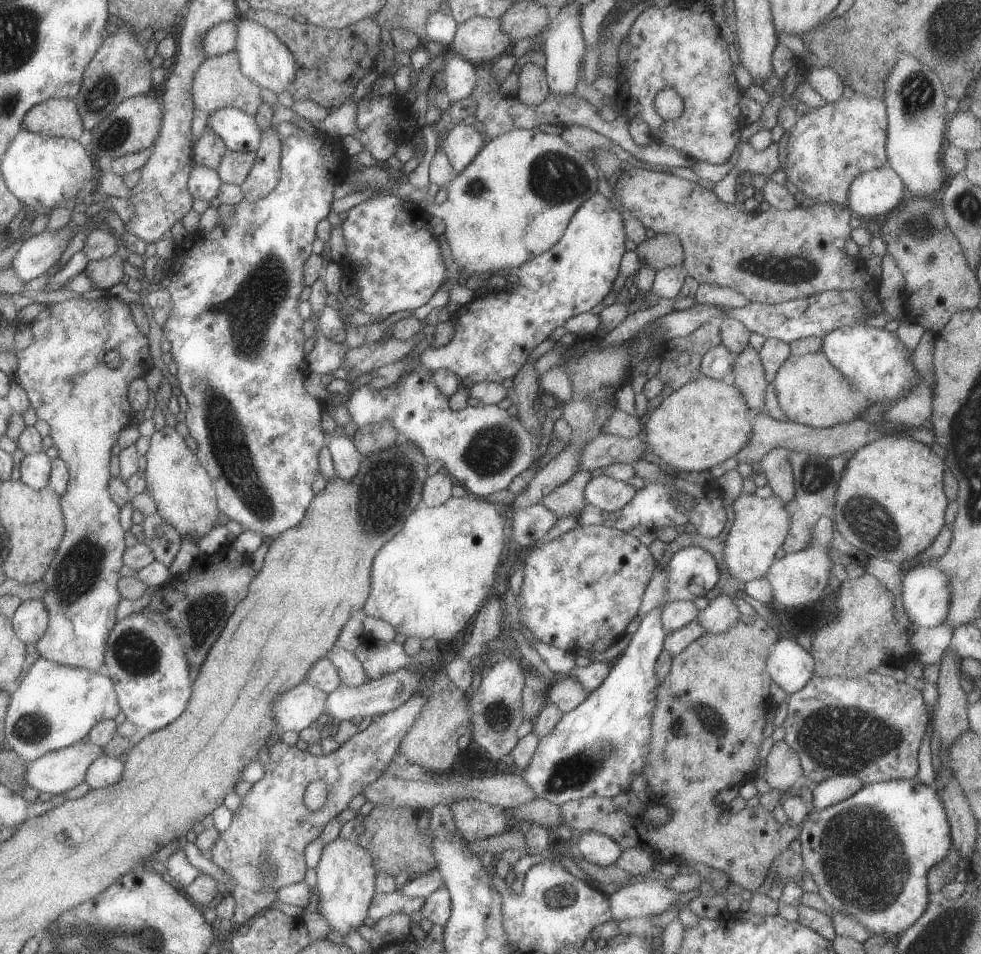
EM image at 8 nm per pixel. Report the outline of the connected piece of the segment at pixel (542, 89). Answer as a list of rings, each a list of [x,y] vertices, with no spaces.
[[[533,63],[522,66],[518,75],[519,90],[516,98],[525,105],[537,105],[545,101],[549,94],[543,67]]]

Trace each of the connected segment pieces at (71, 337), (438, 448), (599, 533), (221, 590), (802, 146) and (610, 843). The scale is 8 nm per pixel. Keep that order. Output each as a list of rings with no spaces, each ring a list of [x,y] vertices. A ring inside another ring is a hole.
[[[103,293],[103,296],[95,300],[85,300],[79,295],[70,294],[70,297],[65,301],[56,304],[49,304],[45,310],[41,310],[33,321],[29,324],[29,329],[33,335],[31,343],[24,350],[15,352],[17,358],[17,368],[12,378],[16,381],[21,389],[25,392],[30,406],[36,413],[37,419],[43,420],[49,427],[49,436],[53,441],[53,445],[57,449],[60,460],[68,469],[68,486],[65,493],[60,498],[60,508],[64,519],[64,534],[59,542],[57,551],[48,565],[47,571],[41,578],[42,582],[47,586],[45,590],[45,597],[41,600],[45,611],[48,613],[48,626],[43,634],[43,637],[36,643],[37,653],[39,657],[44,660],[52,661],[53,663],[67,666],[81,668],[93,673],[103,672],[104,653],[106,652],[107,638],[109,632],[113,629],[117,620],[115,618],[115,611],[118,602],[121,598],[118,592],[118,581],[120,580],[119,569],[122,567],[122,555],[126,546],[124,545],[124,531],[119,524],[120,509],[113,503],[109,497],[107,482],[109,481],[109,458],[111,458],[110,449],[113,443],[117,441],[119,431],[125,429],[132,422],[134,422],[134,414],[128,402],[128,387],[133,380],[144,377],[146,373],[153,367],[152,358],[149,356],[147,336],[143,336],[136,328],[133,316],[129,310],[128,304],[124,304],[118,298],[114,298],[108,293]],[[114,350],[117,352],[121,360],[116,368],[109,368],[103,357],[107,351]]]
[[[418,363],[413,364],[409,373],[401,374],[393,386],[387,384],[387,388],[377,392],[368,384],[359,387],[348,397],[344,407],[357,427],[389,419],[399,436],[416,445],[429,461],[441,462],[441,469],[454,483],[482,499],[507,489],[518,474],[525,475],[548,445],[541,429],[531,433],[522,426],[517,415],[509,416],[496,405],[479,404],[474,408],[467,405],[459,411],[451,410],[448,399],[434,386],[432,374]]]
[[[581,525],[575,526],[572,530],[565,532],[562,536],[554,540],[544,542],[531,550],[527,559],[523,562],[523,583],[519,595],[516,598],[519,609],[519,620],[531,634],[533,634],[533,642],[541,642],[542,644],[563,650],[569,654],[576,654],[580,650],[592,653],[603,653],[607,651],[615,642],[625,635],[627,624],[636,616],[640,603],[642,602],[642,595],[657,568],[656,561],[652,558],[647,547],[645,547],[639,540],[630,536],[625,531],[619,531],[612,527],[605,527],[600,525]]]
[[[225,543],[215,555],[199,555],[184,574],[172,576],[160,588],[153,590],[146,610],[160,613],[170,623],[189,667],[199,669],[203,665],[235,606],[245,599],[249,584],[256,576],[250,563],[249,556],[240,554],[231,544]]]
[[[854,93],[851,98],[840,97],[836,102],[826,103],[820,108],[809,108],[807,113],[802,116],[797,116],[795,125],[792,127],[788,134],[788,138],[785,144],[782,146],[783,149],[787,151],[787,159],[781,170],[785,173],[786,178],[789,180],[793,186],[801,192],[804,196],[807,196],[811,203],[823,203],[823,202],[833,202],[837,203],[840,206],[846,206],[846,193],[848,187],[851,185],[853,178],[856,178],[859,174],[862,174],[866,171],[871,171],[880,167],[887,167],[888,163],[886,162],[886,111],[884,103],[881,99],[875,99],[872,97],[865,97],[864,95],[859,95]]]
[[[583,831],[575,846],[586,862],[599,867],[614,865],[622,852],[611,838],[594,831]]]

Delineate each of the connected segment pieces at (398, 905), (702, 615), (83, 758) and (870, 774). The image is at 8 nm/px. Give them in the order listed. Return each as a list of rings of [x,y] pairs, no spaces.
[[[397,892],[390,894],[376,893],[371,900],[367,915],[374,921],[397,912],[410,915],[412,912],[420,911],[423,904],[423,898],[403,898]]]
[[[722,595],[699,611],[695,620],[702,627],[703,633],[715,635],[726,632],[740,615],[732,604],[732,598]]]
[[[90,741],[85,743],[77,742],[69,747],[58,749],[57,751],[49,751],[44,756],[30,761],[24,768],[24,784],[31,787],[37,793],[45,793],[51,795],[63,794],[67,790],[77,787],[84,782],[87,768],[101,755],[101,747],[97,747]]]
[[[874,671],[861,674],[857,677],[812,677],[801,690],[792,693],[787,698],[787,717],[783,728],[785,729],[784,742],[797,754],[802,774],[814,784],[825,781],[836,775],[854,775],[862,781],[863,786],[880,781],[893,781],[900,779],[915,779],[918,772],[917,754],[921,739],[930,732],[931,712],[925,707],[921,692],[917,691],[911,682],[899,683],[893,678],[881,676]]]

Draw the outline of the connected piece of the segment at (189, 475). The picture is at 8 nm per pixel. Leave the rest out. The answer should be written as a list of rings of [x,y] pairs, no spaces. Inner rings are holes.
[[[164,426],[161,430],[154,431],[151,434],[149,449],[144,456],[147,459],[147,467],[144,471],[146,479],[145,492],[155,502],[156,512],[165,522],[173,526],[174,530],[177,530],[181,539],[189,535],[198,541],[213,528],[218,511],[211,480],[206,471],[200,466],[195,451],[186,446],[184,438],[175,432],[173,427]]]

